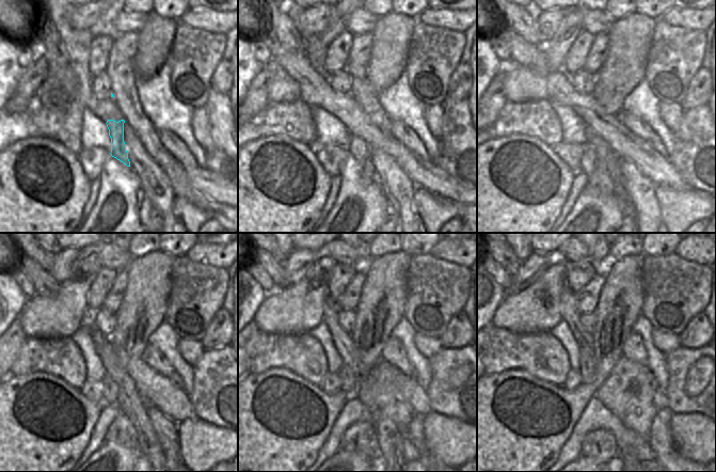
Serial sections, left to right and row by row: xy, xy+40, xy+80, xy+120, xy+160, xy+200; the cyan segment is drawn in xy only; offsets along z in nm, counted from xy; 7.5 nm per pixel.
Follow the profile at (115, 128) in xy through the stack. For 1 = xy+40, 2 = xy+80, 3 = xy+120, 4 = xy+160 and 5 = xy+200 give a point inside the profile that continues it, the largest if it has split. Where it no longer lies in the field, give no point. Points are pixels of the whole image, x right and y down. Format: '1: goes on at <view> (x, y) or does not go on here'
1: goes on at xy+40 (362, 153)
2: goes on at xy+80 (599, 183)
3: goes on at xy+120 (122, 431)
4: goes on at xy+160 (361, 438)
5: goes on at xy+200 (600, 445)

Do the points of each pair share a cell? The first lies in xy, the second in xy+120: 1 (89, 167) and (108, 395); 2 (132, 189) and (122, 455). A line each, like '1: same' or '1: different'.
1: different
2: same

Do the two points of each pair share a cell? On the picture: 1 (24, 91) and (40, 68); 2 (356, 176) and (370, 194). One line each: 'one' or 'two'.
1: one
2: one

